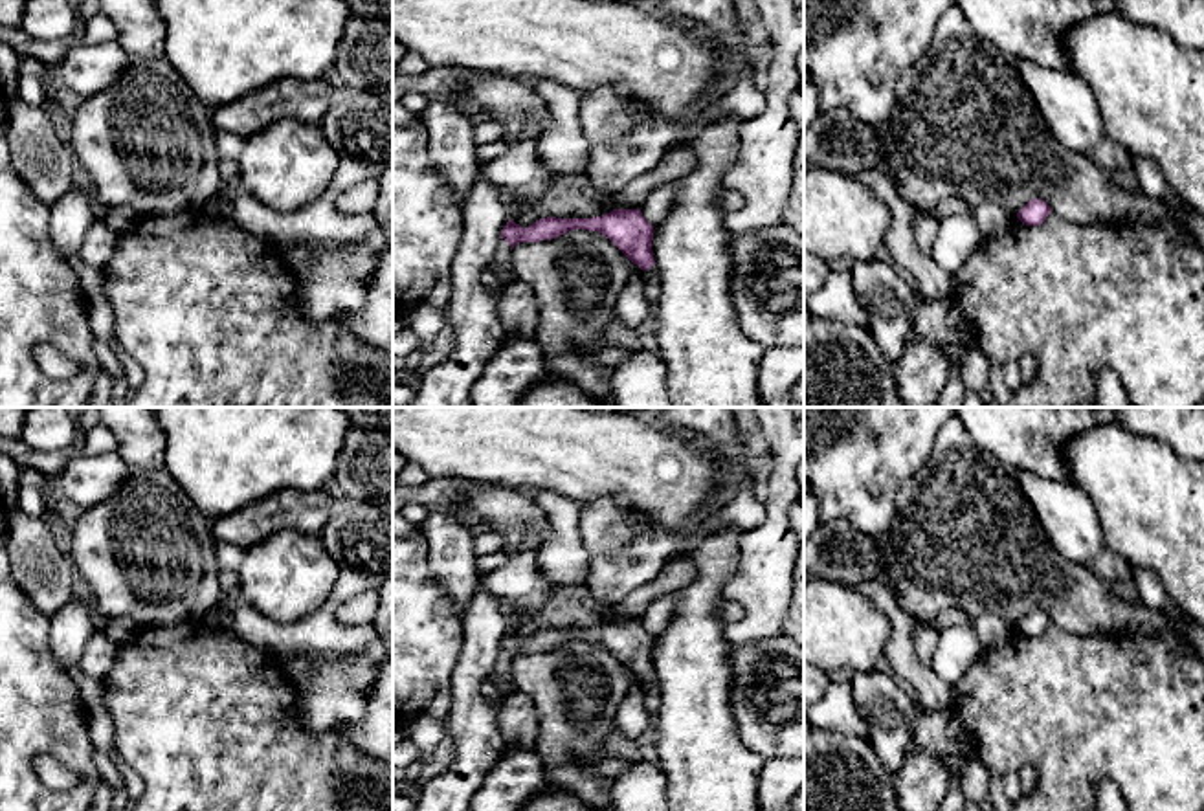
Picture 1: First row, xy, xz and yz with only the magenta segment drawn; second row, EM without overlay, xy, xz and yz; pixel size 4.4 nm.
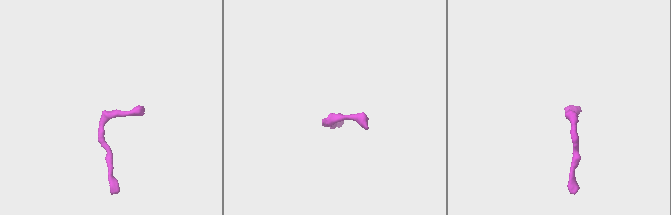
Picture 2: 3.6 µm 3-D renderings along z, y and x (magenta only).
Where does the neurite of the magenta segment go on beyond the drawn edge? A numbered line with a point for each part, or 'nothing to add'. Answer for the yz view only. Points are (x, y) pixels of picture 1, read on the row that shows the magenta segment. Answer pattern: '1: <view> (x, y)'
nothing to add

